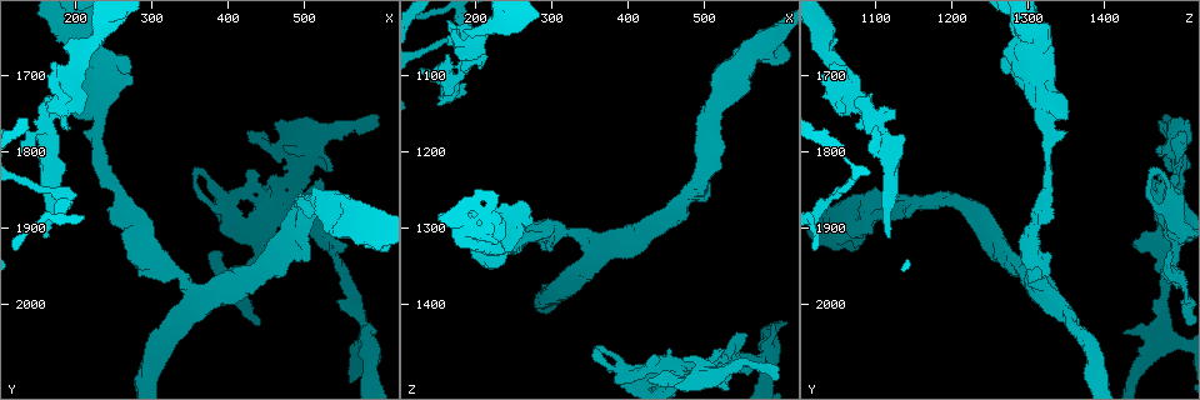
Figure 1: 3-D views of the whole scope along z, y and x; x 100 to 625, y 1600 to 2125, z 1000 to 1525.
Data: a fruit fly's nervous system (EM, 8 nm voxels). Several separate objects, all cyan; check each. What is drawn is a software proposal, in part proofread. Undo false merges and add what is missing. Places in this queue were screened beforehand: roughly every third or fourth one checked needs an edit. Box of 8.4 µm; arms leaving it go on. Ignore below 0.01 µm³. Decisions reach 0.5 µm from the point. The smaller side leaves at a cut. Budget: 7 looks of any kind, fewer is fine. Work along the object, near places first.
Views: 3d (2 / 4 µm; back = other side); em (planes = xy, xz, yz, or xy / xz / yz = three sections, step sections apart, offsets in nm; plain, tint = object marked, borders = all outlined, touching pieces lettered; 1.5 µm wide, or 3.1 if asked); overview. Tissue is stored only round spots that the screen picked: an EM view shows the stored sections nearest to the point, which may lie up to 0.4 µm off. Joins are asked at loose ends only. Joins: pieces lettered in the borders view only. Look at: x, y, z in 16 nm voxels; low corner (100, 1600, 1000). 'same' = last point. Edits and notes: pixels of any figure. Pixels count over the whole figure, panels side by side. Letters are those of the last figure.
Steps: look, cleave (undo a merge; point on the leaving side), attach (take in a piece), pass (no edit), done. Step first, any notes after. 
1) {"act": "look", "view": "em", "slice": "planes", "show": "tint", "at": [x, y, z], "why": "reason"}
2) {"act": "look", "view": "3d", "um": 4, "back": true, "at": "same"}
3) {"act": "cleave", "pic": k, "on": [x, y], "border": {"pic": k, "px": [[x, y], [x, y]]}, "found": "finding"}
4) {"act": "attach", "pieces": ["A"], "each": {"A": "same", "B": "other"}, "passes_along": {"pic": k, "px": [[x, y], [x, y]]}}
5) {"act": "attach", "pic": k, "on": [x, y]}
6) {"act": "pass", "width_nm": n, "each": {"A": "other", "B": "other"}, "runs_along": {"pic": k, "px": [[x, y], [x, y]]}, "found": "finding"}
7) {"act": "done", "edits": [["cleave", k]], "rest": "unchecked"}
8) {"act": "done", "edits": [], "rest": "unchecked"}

{"act": "look", "view": "em", "slice": "xz", "step": 8, "show": "tint", "at": [260, 1875, 1310], "why": "thick turns thin"}

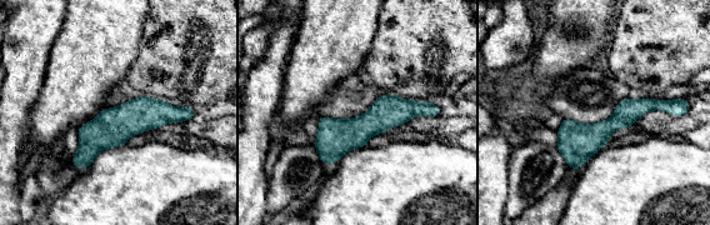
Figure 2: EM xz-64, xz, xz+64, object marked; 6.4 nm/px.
{"act": "look", "view": "em", "slice": "planes", "show": "borders", "at": "same", "why": "another direction"}

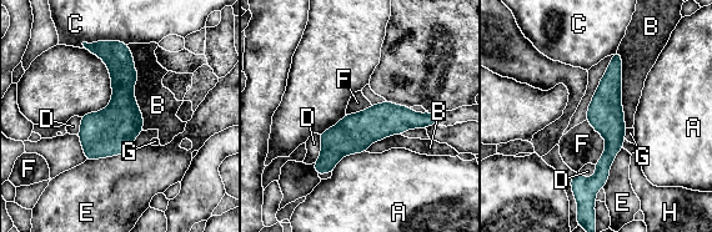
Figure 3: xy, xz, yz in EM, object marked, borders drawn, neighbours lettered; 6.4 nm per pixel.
{"act": "pass", "width_nm": 220, "longest_contact_nm": ["B", 550], "each": {"A": "other", "B": "other", "C": "other", "D": "other", "E": "other", "F": "other", "G": "other", "H": "other"}, "found": "continuous, no second neuron"}

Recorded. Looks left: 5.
{"act": "look", "view": "3d", "um": 2, "at": [170, 1760, 1100], "why": "branch point"}

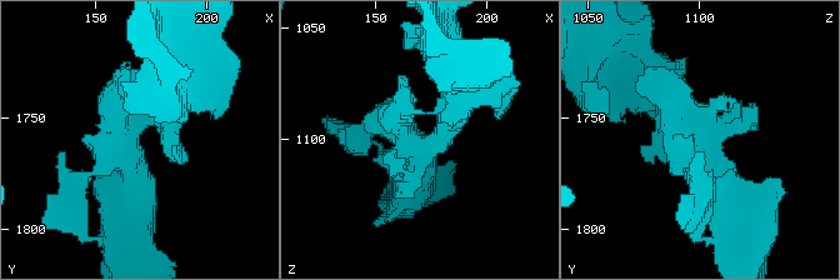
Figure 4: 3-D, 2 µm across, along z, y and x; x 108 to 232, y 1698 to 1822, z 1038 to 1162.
{"act": "look", "view": "em", "slice": "planes", "show": "borders", "at": [168, 1758, 1104]}

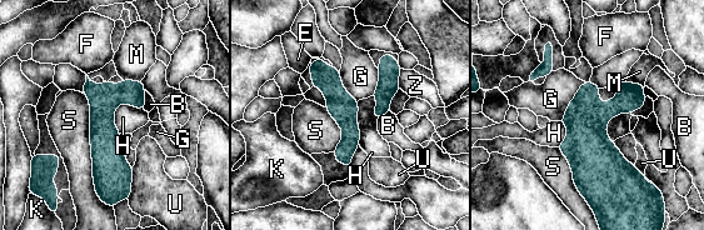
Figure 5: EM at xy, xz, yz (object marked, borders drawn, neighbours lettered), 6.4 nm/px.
{"act": "pass", "each": {"B": "other", "E": "other", "F": "other", "G": "other", "H": "other", "K": "other", "M": "other", "S": "other", "U": "other", "Z": "other"}, "runs_along": {"pic": 5, "px": [[139, 84], [105, 109], [104, 190]]}, "found": "one neuron here"}

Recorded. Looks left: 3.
{"act": "look", "view": "em", "slice": "planes", "show": "plain", "at": [520, 1835, 1465], "why": "free end"}

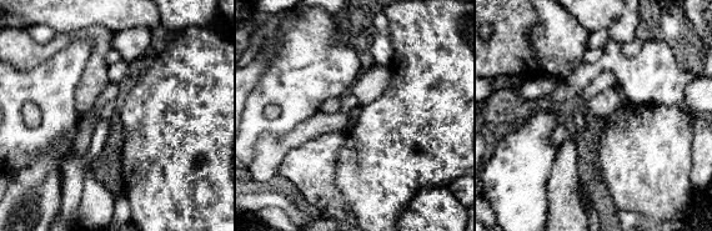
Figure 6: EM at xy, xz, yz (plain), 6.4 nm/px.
{"act": "look", "view": "em", "slice": "planes", "show": "borders", "at": "same"}

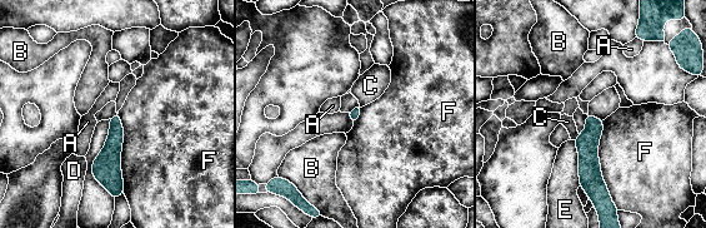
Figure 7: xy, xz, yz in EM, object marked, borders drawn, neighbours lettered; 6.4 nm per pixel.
{"act": "pass", "each": {"A": "other", "B": "other", "C": "other", "D": "other", "E": "other", "F": "other"}, "runs_along": {"pic": 7, "px": [[589, 118], [590, 178], [601, 192]]}, "found": "no lettered piece goes on from it"}

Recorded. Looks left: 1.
{"act": "done", "edits": [], "rest": "unchecked"}

